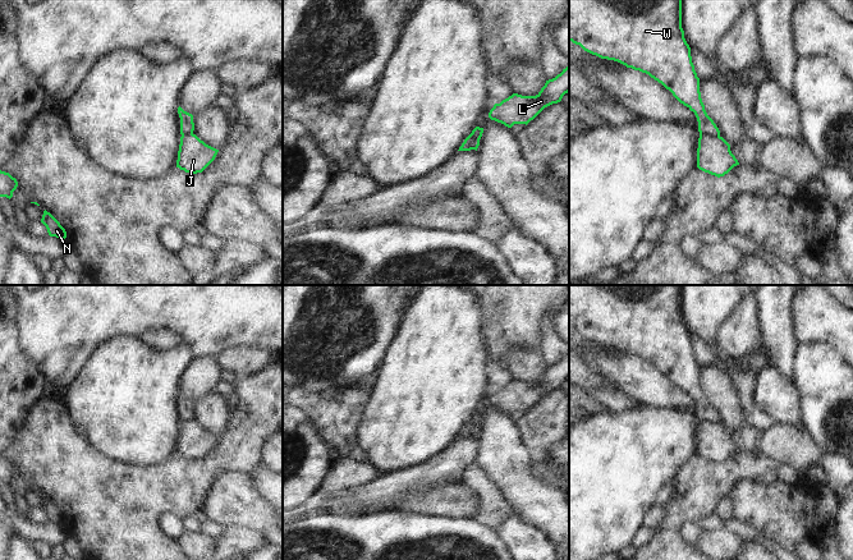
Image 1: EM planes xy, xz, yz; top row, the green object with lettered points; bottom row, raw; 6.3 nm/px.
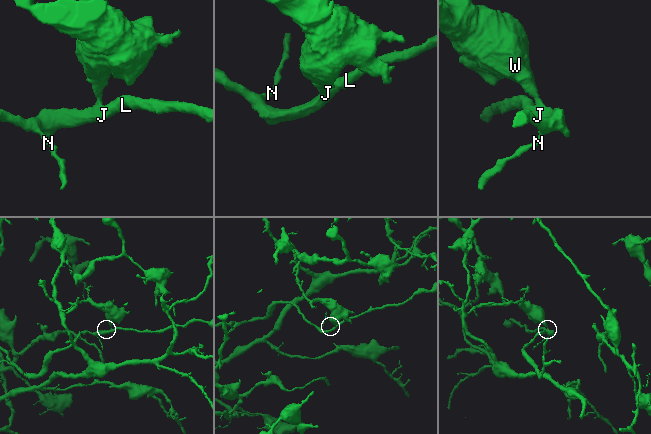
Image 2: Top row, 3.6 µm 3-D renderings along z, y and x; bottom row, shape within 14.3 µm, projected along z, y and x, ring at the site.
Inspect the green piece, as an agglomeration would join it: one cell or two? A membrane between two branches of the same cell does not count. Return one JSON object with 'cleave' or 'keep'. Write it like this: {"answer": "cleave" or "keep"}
{"answer": "cleave"}

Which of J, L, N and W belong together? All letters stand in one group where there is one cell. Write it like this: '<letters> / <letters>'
J L N / W

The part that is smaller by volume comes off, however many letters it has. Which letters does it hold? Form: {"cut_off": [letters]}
{"cut_off": ["J", "L", "N"]}

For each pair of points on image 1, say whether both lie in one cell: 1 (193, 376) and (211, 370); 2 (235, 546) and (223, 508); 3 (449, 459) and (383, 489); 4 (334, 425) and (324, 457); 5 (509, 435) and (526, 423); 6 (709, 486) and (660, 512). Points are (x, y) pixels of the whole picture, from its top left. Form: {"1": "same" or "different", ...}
{"1": "same", "2": "different", "3": "same", "4": "different", "5": "different", "6": "different"}

